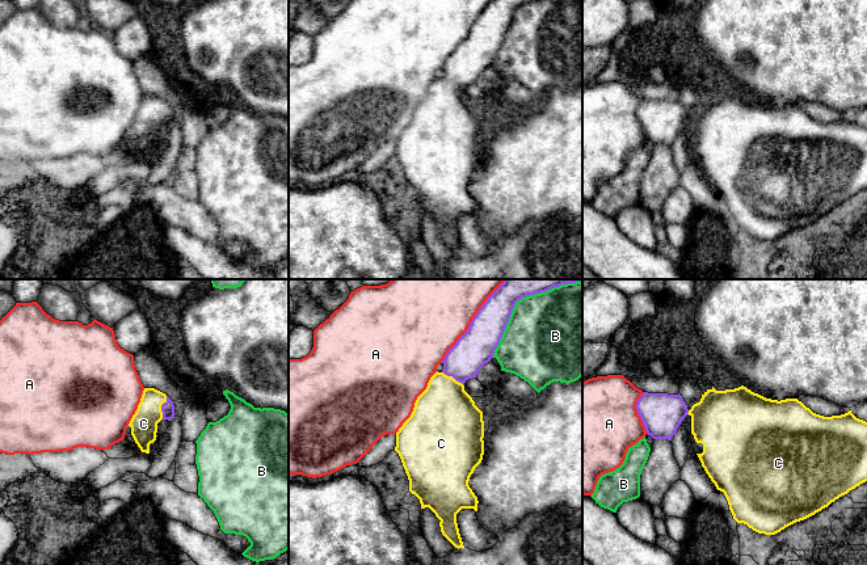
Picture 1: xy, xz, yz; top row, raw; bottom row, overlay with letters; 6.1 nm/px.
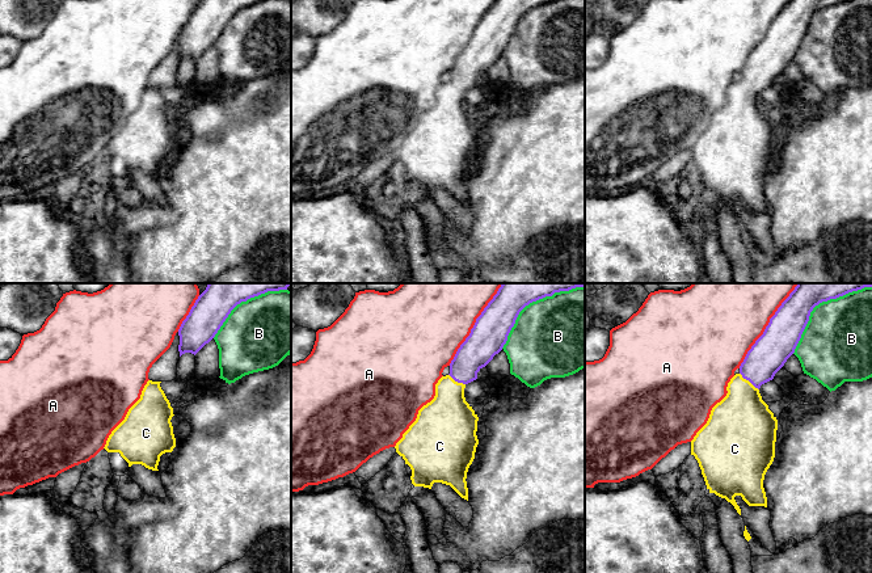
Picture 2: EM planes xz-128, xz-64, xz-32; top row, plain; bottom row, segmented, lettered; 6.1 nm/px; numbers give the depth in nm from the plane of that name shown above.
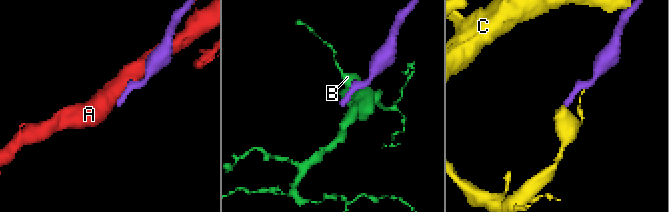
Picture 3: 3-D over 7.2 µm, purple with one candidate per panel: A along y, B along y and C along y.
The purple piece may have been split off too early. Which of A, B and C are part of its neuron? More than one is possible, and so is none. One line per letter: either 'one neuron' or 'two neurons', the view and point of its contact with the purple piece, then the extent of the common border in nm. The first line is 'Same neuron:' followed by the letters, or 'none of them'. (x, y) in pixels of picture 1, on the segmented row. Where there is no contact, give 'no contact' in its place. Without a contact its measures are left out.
Same neuron: C
A: two neurons | xz (471, 321) | 650 nm
B: two neurons | xz (521, 298) | 700 nm
C: one neuron | xy (161, 408) | 150 nm

